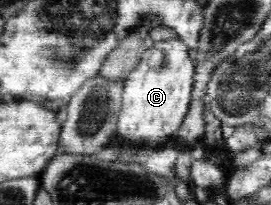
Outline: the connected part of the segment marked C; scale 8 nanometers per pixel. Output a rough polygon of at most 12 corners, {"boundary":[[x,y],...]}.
{"boundary":[[178,36],[128,75],[117,136],[162,144],[189,114],[196,60]]}

